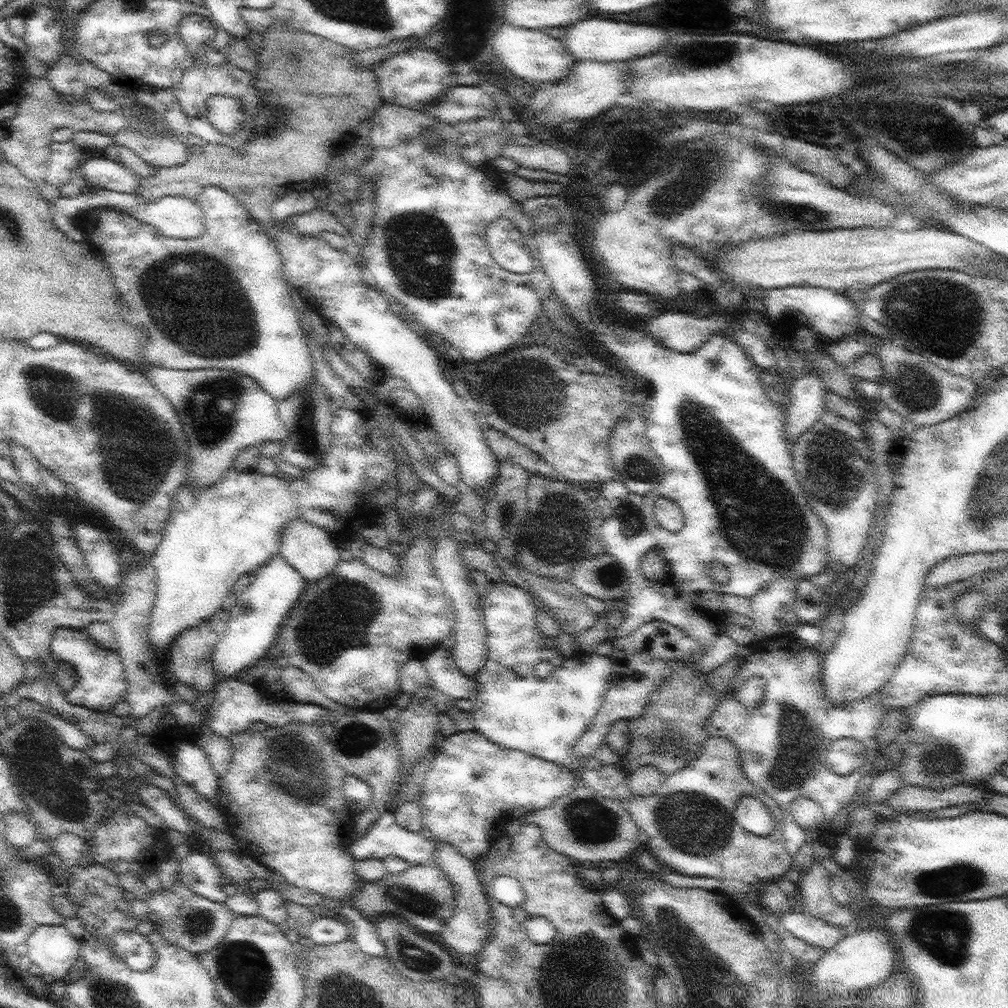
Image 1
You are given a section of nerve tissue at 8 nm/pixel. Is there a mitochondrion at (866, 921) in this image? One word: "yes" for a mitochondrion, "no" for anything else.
no

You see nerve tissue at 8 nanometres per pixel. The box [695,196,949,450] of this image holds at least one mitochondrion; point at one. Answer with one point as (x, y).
(918, 394)

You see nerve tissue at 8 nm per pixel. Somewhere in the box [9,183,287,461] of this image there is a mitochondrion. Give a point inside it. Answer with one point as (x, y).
(58, 396)

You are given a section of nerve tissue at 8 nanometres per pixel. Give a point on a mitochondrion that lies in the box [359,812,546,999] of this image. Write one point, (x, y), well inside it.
(406, 899)

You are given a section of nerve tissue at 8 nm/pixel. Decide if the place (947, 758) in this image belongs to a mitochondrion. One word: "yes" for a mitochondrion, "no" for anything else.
yes

